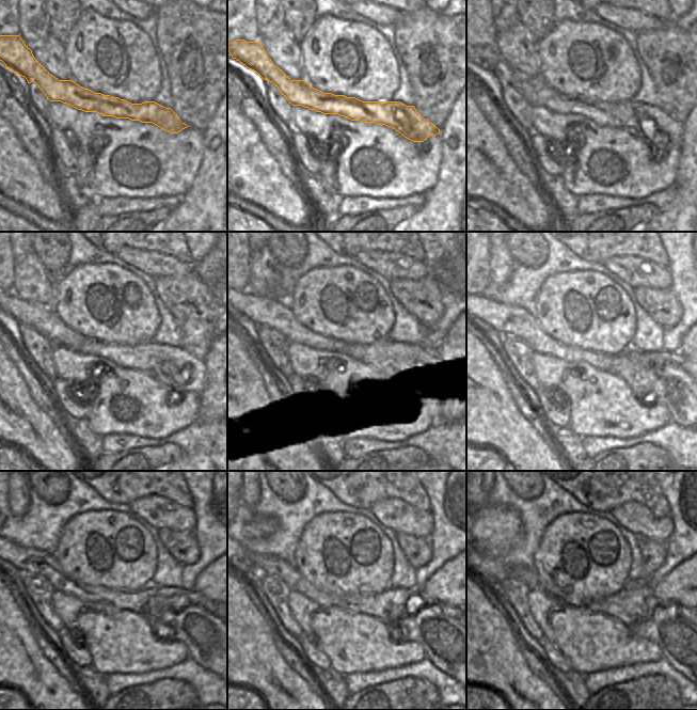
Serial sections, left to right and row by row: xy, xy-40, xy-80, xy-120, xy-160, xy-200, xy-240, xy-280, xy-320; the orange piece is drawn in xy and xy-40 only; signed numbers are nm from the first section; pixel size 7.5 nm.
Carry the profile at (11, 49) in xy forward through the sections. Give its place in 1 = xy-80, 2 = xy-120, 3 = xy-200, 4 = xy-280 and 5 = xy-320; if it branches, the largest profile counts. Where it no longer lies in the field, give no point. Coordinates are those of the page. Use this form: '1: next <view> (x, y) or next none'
1: next xy-80 (650, 123)
2: next xy-120 (174, 366)
3: next xy-200 (669, 385)
4: next xy-280 (444, 640)
5: next xy-320 (683, 645)

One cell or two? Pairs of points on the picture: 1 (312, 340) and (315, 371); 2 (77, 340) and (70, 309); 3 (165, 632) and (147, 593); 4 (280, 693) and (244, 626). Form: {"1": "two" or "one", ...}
{"1": "two", "2": "two", "3": "two", "4": "one"}

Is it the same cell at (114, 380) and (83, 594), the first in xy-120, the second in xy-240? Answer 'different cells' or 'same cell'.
different cells

